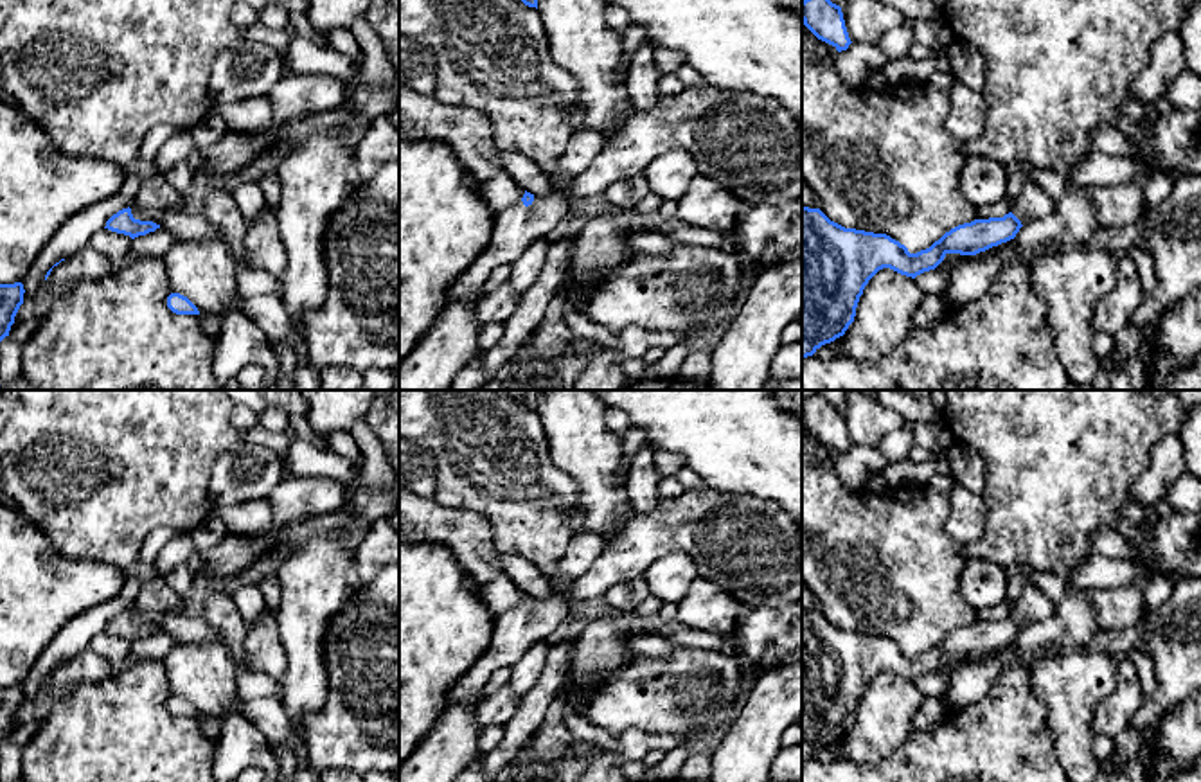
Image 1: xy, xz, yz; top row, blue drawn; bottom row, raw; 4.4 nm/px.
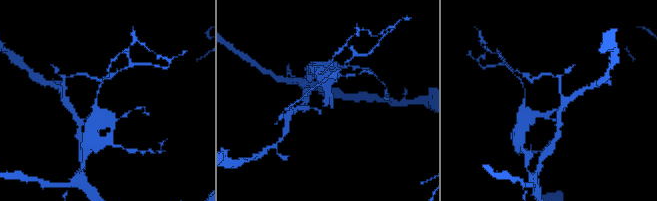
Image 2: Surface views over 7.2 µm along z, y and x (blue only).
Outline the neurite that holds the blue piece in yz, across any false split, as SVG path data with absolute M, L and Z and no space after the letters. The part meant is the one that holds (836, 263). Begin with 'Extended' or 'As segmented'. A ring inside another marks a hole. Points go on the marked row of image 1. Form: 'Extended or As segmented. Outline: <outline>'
Extended. Outline: M1025 187L1003 218L974 219L946 232L930 248L910 253L886 234L845 228L820 209L802 207L802 358L843 336L854 322L859 297L868 280L883 268L915 279L935 270L947 253L976 255L1016 237L1019 228L1054 212L1054 205L1034 187Z

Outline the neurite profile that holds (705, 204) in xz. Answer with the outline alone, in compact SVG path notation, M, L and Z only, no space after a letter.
M696 174L678 201L676 216L692 227L728 234L744 209L725 185Z

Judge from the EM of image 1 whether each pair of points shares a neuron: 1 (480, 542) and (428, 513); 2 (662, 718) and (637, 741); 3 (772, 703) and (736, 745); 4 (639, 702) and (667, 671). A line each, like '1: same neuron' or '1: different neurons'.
1: same neuron
2: different neurons
3: same neuron
4: same neuron

